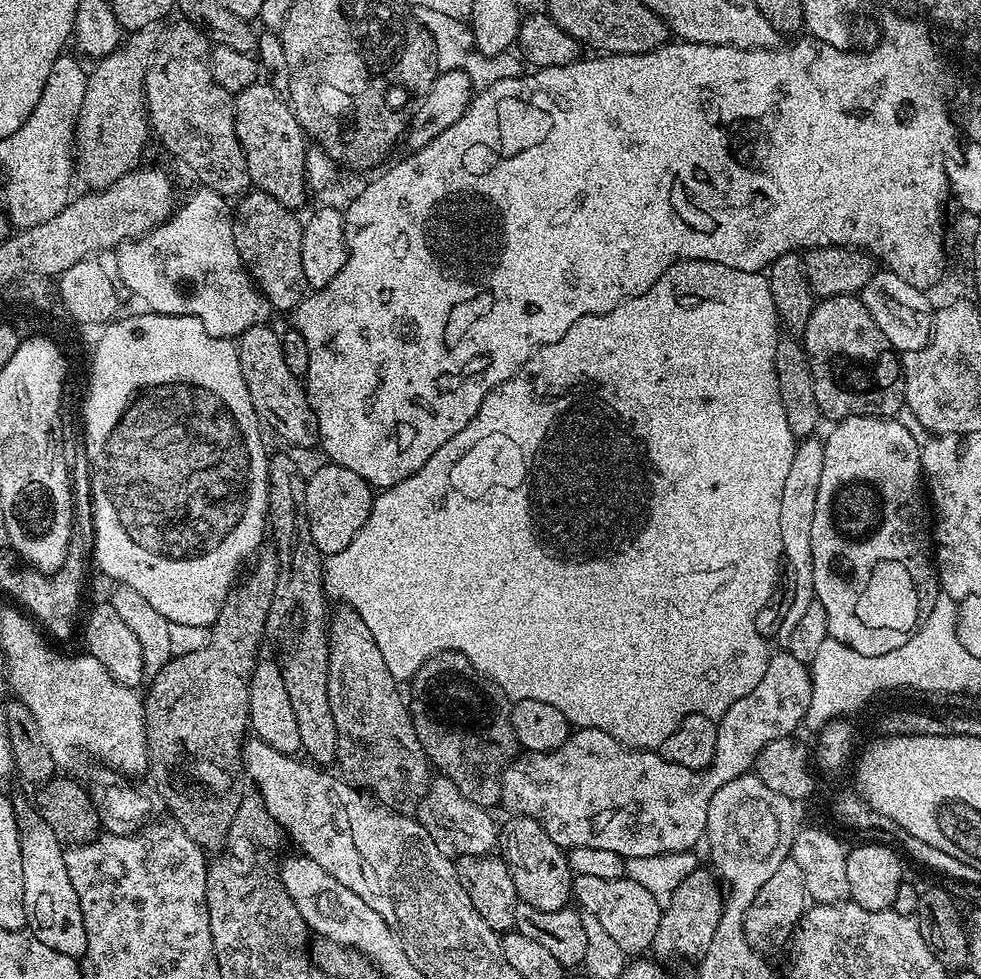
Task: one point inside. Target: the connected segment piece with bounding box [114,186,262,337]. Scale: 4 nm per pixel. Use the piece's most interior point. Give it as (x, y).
(187, 266)

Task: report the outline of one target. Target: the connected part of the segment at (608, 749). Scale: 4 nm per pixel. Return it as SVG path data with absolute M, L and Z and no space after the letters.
M781 650L780 653L769 655L768 665L766 666L766 674L762 674L758 686L754 686L754 690L750 690L750 694L746 694L746 698L738 698L738 702L734 702L734 706L730 706L730 710L724 712L719 717L716 725L716 749L714 750L714 758L709 768L693 770L686 766L678 766L674 762L670 762L666 757L660 755L656 750L645 750L642 748L629 748L627 744L620 744L610 734L606 734L597 728L576 728L569 735L566 742L562 742L562 746L558 746L558 750L553 752L524 752L517 755L516 759L508 765L503 776L500 778L500 799L503 807L509 808L509 813L518 816L529 816L538 821L546 830L546 834L550 834L550 838L554 838L554 842L558 842L558 846L562 849L577 848L578 846L594 846L594 850L614 850L619 856L625 858L646 858L647 856L664 856L667 852L690 852L697 846L696 843L705 839L708 823L706 822L706 814L710 806L710 798L714 798L714 794L722 786L726 786L726 782L734 782L734 778L739 776L747 776L753 771L756 759L763 752L763 748L768 746L775 739L786 738L792 736L796 731L796 727L804 724L804 715L810 706L810 690L812 689L812 673L809 665L803 660L794 658L792 653L787 650Z

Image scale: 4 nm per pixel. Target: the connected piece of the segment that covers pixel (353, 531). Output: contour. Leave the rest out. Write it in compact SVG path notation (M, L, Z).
M324 462L312 477L307 477L302 507L306 510L310 538L314 538L314 546L318 546L321 554L330 557L350 546L370 514L373 499L372 485L358 478L354 470L346 470L346 466Z

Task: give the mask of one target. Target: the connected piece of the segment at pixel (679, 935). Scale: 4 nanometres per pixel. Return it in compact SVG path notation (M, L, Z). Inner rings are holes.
M697 868L692 871L678 886L670 902L661 911L658 931L650 949L657 959L668 962L670 958L690 956L698 958L703 955L711 939L714 938L718 922L721 921L724 894L713 873L709 869L706 870Z

